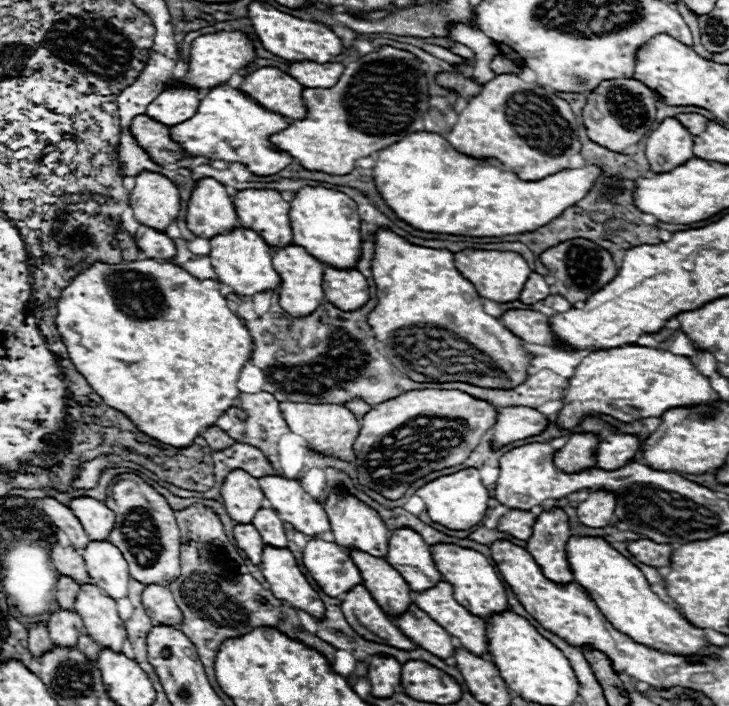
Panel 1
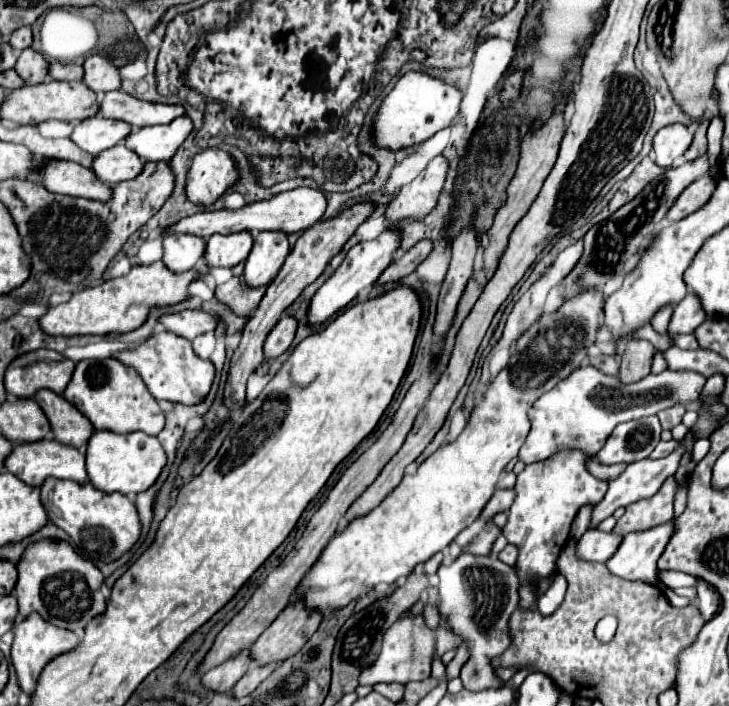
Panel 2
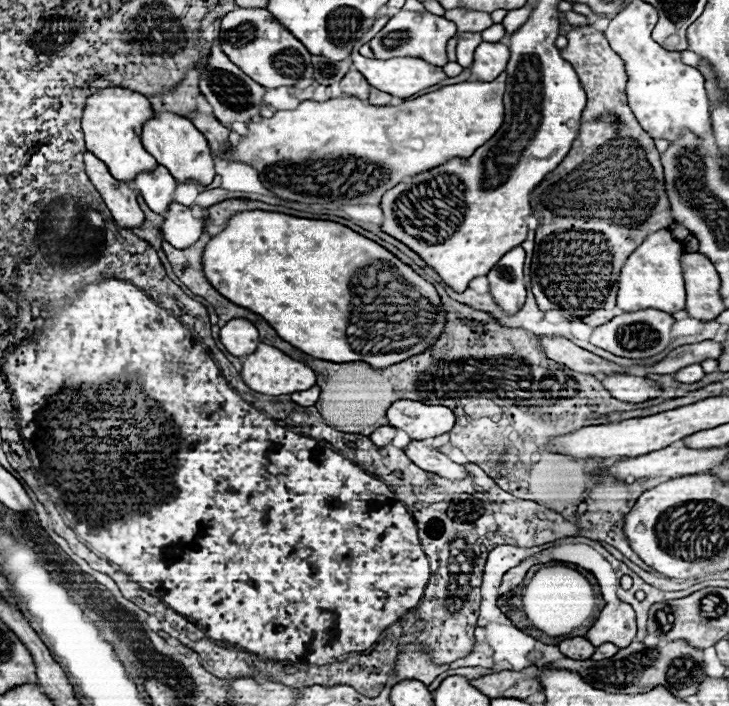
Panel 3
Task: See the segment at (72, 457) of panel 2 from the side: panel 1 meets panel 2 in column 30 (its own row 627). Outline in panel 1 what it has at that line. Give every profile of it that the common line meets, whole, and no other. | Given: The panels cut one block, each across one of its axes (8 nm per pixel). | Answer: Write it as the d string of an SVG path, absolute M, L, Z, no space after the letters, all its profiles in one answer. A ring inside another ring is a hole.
M438 582L434 588L420 594L411 591L410 596L422 612L428 612L428 616L432 616L432 620L436 620L450 636L458 638L460 648L476 656L490 656L484 620L472 616L456 602L448 582Z

